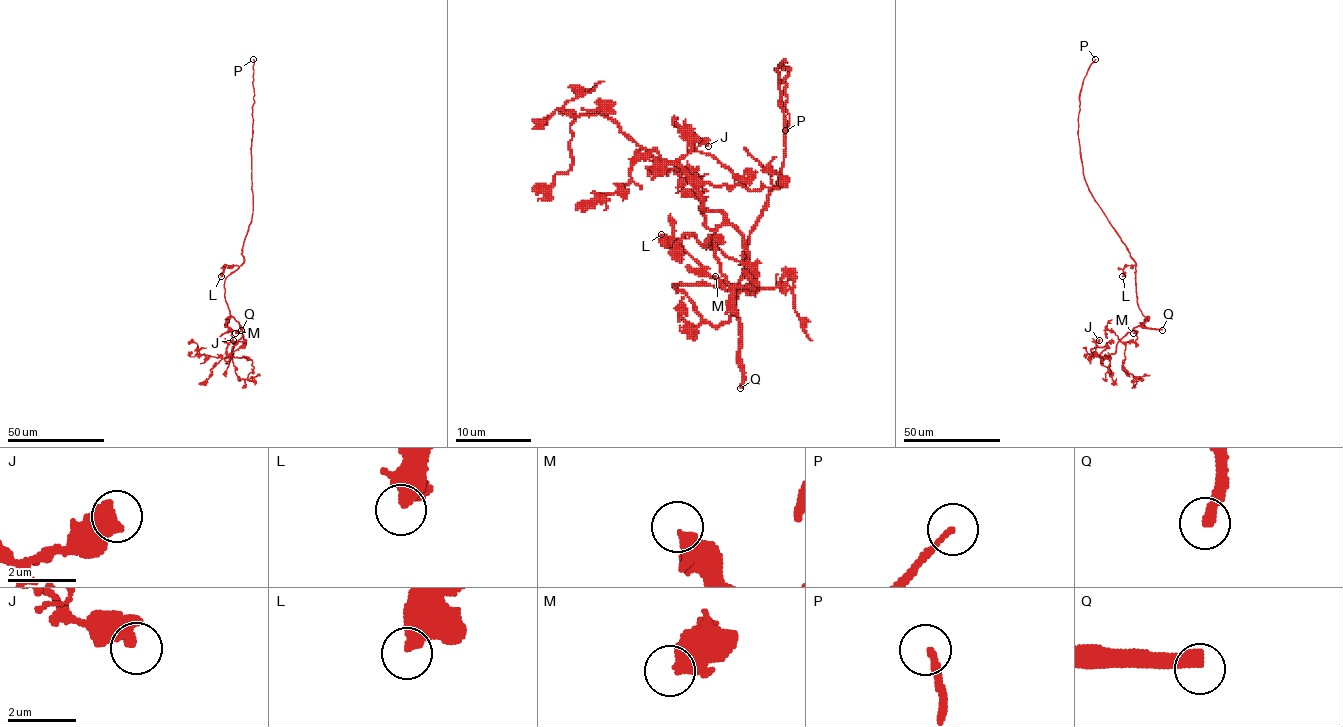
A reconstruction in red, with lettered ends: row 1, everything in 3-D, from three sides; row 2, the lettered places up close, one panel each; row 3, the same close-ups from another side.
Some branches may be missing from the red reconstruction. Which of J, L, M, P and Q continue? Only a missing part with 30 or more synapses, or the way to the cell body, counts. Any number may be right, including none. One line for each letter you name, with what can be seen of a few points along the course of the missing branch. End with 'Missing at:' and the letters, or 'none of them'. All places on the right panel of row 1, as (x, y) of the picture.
Missing at: P, Q

